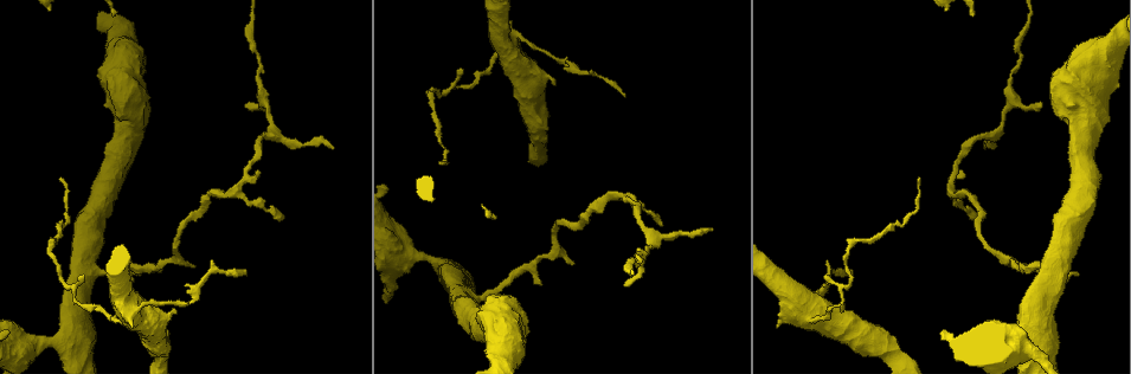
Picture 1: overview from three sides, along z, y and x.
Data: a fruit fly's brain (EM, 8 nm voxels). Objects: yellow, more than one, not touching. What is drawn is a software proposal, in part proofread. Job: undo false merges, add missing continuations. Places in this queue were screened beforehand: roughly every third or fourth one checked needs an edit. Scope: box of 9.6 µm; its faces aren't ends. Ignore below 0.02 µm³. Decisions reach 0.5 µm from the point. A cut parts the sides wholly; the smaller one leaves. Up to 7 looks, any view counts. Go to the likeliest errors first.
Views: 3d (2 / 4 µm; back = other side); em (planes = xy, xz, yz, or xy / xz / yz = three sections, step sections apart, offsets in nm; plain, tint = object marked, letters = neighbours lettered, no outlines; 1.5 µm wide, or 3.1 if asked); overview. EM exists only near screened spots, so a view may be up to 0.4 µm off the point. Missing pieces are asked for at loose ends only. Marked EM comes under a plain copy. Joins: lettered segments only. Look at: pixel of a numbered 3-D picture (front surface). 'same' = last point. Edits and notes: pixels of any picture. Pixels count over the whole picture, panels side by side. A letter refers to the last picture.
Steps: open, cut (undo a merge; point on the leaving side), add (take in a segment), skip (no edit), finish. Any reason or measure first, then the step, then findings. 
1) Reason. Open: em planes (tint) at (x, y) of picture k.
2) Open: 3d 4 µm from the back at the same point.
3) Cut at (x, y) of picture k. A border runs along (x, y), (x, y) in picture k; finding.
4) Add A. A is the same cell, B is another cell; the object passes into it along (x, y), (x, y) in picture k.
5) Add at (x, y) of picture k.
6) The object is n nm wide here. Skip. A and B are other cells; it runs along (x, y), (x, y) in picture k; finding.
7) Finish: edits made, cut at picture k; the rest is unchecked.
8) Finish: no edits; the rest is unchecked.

Open: em yz step 4 (tint) at (177, 314) of picture 1.

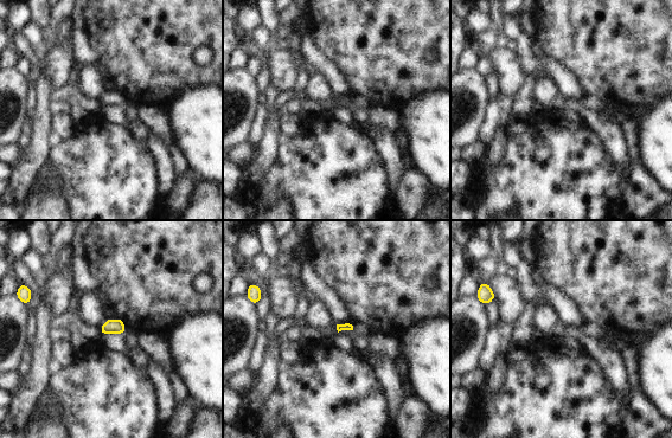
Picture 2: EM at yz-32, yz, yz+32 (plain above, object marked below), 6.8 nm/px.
Open: em yz step 4 (letters) at the same point.

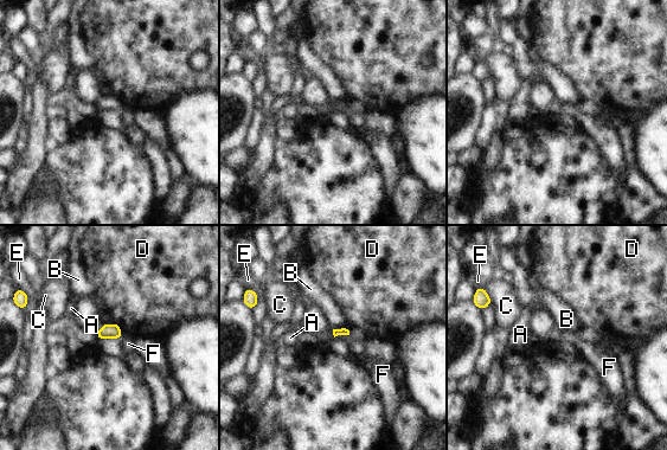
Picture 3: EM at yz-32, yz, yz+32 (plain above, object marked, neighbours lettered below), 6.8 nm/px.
Skip. A, B, C, D, E and F are other cells; a border runs along (348, 334), (338, 334), (334, 338) in picture 3; no lettered segment goes on from it.

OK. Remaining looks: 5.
Thick end. Open: 3d 4 µm at (776, 326) of picture 1.

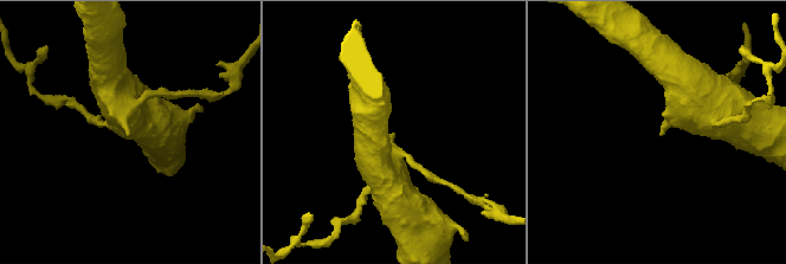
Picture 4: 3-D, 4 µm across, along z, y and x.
Need the tissue. Open: em planes (letters) at (392, 133) of picture 4.

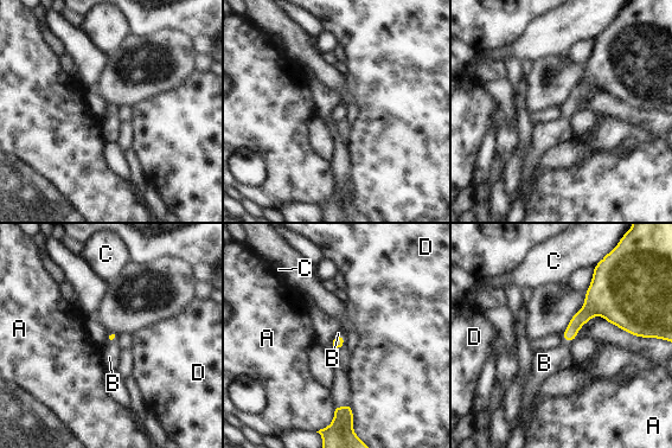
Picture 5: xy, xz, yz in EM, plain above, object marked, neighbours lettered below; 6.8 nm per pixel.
Add B. B is the same cell, A, C and D are other cells; it goes on there.

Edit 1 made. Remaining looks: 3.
Finish: edits made, add at picture 5; the rest is unchecked.

